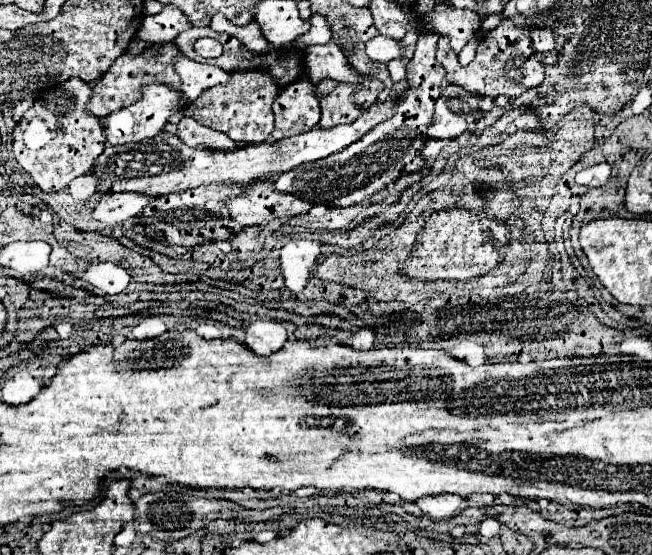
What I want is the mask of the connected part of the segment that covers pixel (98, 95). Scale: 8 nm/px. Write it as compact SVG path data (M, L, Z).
M174 42L152 44L152 47L140 52L140 54L136 54L136 56L132 56L130 52L124 52L120 58L116 58L116 62L110 66L110 70L94 84L92 98L86 104L86 110L92 116L104 118L104 116L108 116L114 110L120 110L120 108L126 108L126 106L138 102L140 96L142 96L142 88L146 84L154 84L154 82L166 84L172 90L180 90L182 80L174 72L174 62L176 62L178 54L180 54L180 50L178 50L178 46Z

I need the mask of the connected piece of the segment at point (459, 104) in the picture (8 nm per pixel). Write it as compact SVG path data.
M448 84L436 102L434 122L428 130L430 138L446 140L458 138L464 132L472 132L476 120L482 116L476 98L458 84Z

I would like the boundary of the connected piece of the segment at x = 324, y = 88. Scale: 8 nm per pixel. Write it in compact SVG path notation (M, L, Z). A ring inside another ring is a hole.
M324 78L324 80L320 80L320 82L314 86L314 94L316 94L316 98L328 96L336 86L338 86L336 80L332 80L332 78Z

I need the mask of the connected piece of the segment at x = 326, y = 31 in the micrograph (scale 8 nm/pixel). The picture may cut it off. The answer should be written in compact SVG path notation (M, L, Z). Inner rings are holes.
M312 14L310 24L312 24L312 32L304 34L304 38L300 38L300 42L306 44L306 46L328 44L330 38L332 38L332 30L330 30L330 24L326 22L326 18L320 16L320 14Z

